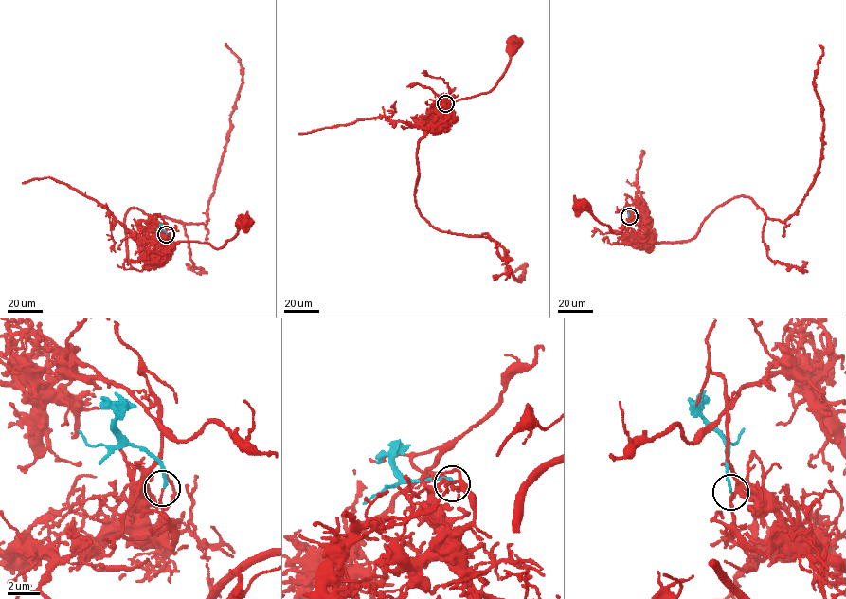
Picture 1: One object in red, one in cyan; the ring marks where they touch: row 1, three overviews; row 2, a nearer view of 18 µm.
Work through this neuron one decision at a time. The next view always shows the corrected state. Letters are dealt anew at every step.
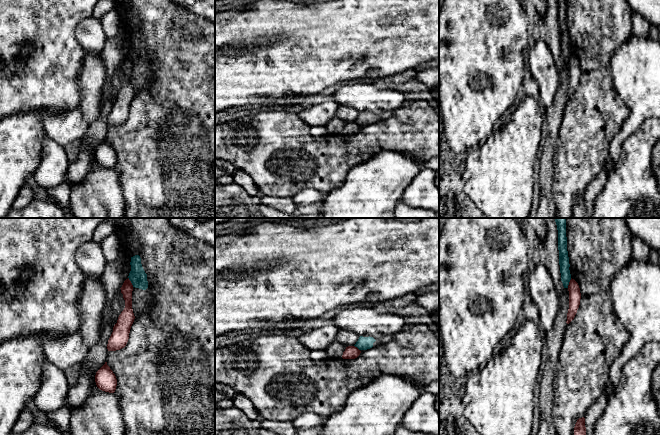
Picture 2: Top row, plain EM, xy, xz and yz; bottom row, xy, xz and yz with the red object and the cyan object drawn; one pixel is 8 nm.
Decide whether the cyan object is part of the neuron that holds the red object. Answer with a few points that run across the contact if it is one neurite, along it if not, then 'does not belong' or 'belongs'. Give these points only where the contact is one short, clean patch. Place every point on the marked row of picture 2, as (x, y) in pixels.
line yz (571, 278), (567, 287); does not belong

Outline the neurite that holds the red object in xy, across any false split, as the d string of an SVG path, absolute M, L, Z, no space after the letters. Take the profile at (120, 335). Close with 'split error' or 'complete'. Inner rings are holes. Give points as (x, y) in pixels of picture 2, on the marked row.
M129 278L124 281L120 289L125 300L125 308L119 315L117 323L113 327L113 332L107 344L108 351L120 350L126 346L130 329L135 319L132 309L133 285Z | complete

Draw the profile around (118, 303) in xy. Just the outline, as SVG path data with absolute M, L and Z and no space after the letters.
M121 289L115 294L111 303L111 315L110 315L110 325L114 327L117 323L118 317L125 308L125 300Z

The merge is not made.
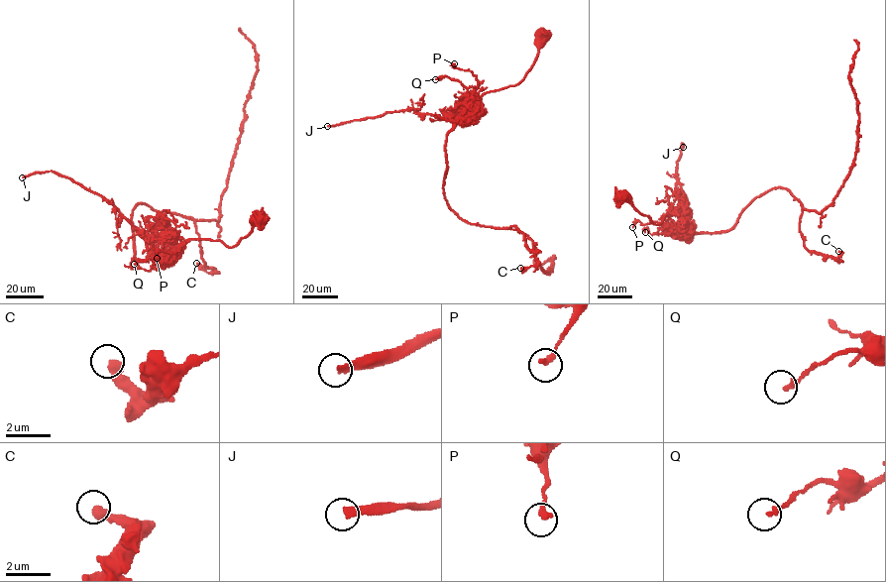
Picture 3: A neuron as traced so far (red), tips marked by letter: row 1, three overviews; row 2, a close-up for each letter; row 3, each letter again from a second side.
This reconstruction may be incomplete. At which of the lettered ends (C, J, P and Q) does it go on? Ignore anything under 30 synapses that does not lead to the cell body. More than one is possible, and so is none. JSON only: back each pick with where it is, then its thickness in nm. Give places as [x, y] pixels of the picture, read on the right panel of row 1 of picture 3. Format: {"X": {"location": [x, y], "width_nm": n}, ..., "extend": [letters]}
{"J": {"location": [683, 147], "width_nm": 300}, "extend": ["J"]}

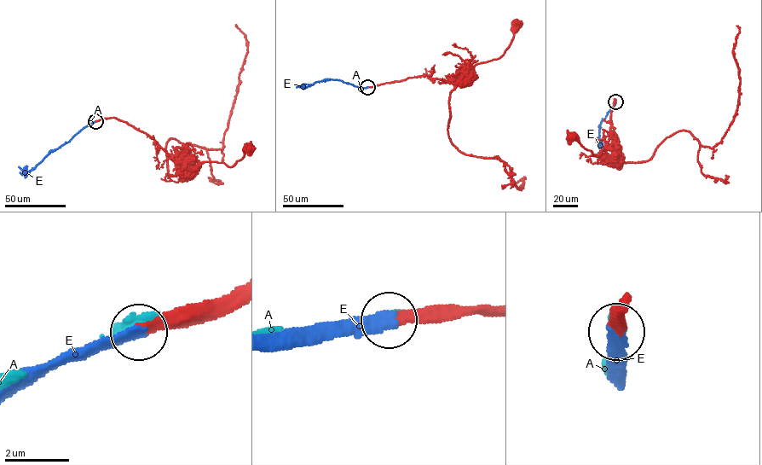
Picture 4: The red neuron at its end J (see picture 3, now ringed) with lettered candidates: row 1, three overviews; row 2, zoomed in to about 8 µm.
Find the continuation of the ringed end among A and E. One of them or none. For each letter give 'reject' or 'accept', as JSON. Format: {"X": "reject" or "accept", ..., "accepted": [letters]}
{"A": "reject", "E": "accept", "accepted": ["E"]}

